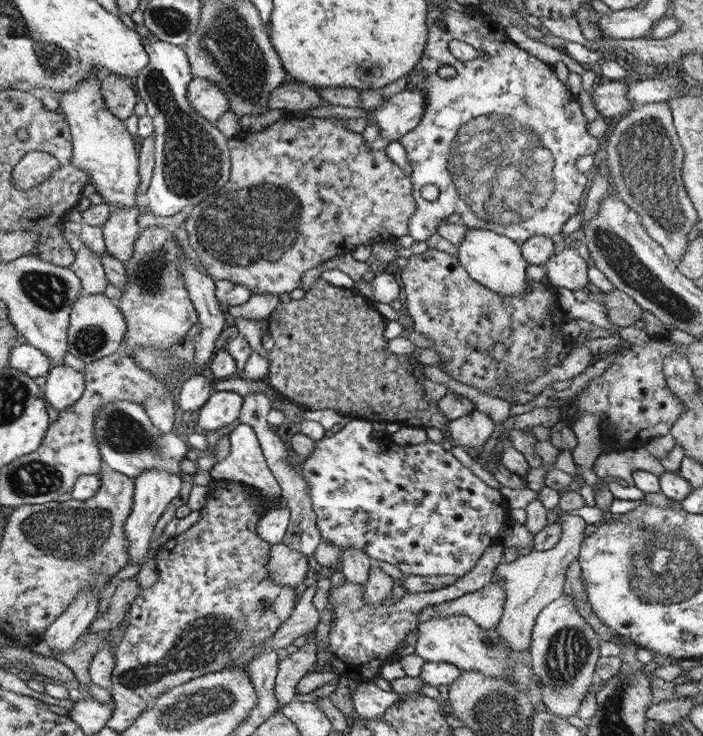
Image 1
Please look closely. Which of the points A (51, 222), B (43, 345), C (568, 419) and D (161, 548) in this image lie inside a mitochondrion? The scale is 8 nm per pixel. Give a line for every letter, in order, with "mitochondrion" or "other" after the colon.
A: other
B: other
C: other
D: other

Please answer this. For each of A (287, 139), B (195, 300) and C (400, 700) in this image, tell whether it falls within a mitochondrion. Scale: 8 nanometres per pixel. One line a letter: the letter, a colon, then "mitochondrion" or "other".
A: other
B: other
C: other

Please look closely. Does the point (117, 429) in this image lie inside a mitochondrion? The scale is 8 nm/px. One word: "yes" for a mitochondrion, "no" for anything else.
yes

